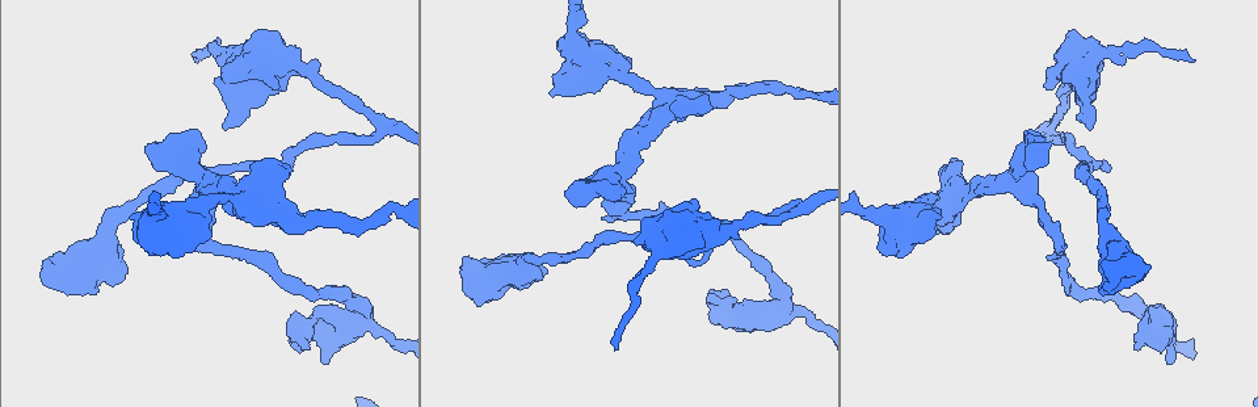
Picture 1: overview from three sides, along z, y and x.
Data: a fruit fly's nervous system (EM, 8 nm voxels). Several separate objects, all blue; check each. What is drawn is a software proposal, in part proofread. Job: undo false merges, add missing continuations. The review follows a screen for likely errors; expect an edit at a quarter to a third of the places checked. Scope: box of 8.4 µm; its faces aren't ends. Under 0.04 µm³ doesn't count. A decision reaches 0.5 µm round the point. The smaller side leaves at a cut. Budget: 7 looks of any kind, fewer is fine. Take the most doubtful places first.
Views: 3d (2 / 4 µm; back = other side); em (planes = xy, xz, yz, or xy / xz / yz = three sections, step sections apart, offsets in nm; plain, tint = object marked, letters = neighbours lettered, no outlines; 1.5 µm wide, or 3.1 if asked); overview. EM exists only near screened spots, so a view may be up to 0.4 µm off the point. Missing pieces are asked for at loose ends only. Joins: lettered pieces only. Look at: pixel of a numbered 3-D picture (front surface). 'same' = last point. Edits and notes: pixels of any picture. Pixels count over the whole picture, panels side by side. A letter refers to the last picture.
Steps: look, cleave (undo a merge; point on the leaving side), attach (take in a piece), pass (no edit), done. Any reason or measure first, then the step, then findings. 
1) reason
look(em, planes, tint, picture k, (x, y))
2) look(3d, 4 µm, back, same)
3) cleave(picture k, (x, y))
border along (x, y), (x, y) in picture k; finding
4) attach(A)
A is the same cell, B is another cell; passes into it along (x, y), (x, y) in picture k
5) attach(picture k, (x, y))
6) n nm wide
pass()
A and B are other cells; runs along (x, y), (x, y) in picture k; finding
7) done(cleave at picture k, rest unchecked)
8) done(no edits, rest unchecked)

an open end
look(em, xy, step 8, plain, picture 1, (1091, 123))

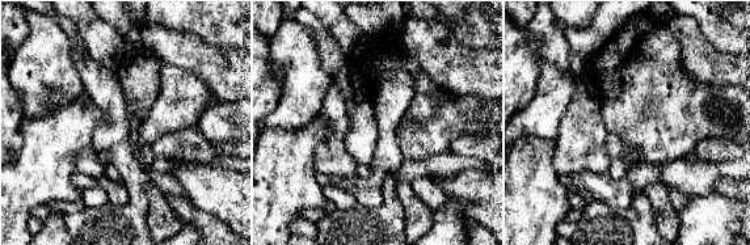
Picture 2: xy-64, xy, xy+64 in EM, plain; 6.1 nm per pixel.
look(em, xy, step 8, letters, same)

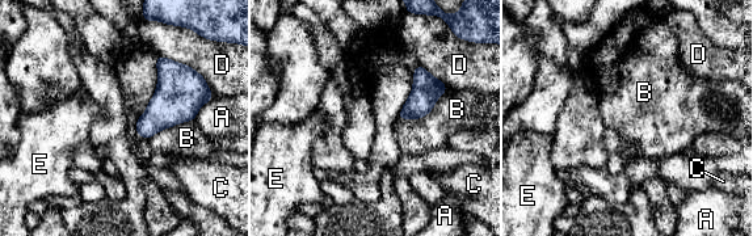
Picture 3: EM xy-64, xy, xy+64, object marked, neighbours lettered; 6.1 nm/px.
160 nm wide
pass()
A, B, C, D and E are other cells; no lettered piece goes on from it

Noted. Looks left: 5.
free end
look(3d, 2 µm, picture 1, (1171, 361))

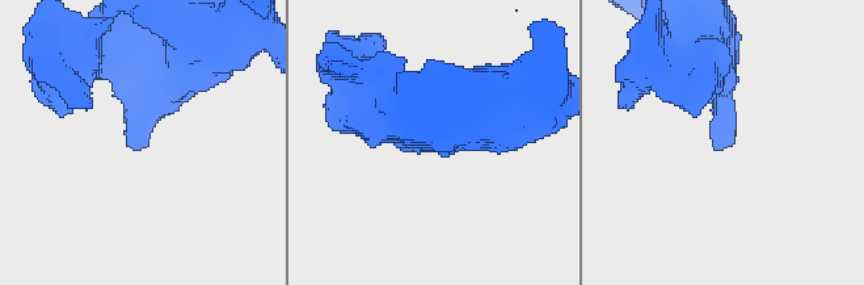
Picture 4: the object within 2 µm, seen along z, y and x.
need the tissue
look(em, planes, letters, picture 4, (142, 145))

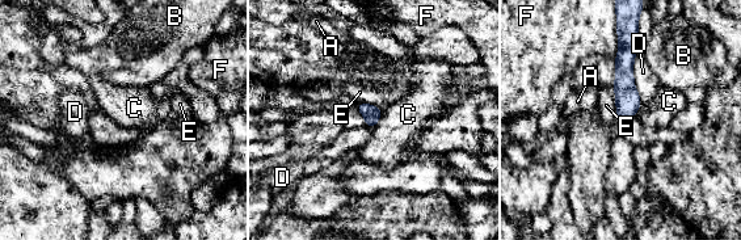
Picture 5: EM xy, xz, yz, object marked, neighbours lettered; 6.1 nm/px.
pass()
A, B, C, D, E and F are other cells; border along (382, 112), (373, 127) in picture 5; no lettered piece goes on from it

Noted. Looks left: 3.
thick turns thin
look(em, planes, tint, picture 1, (294, 223))

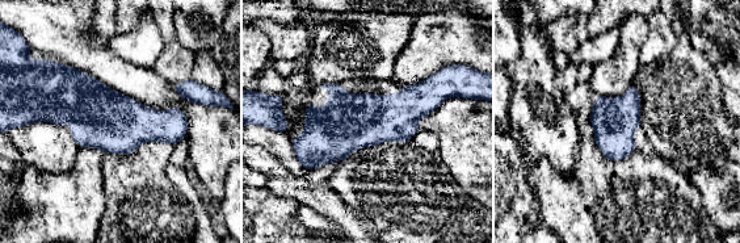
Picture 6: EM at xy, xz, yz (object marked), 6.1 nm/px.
what lies round it
look(em, planes, letters, same)

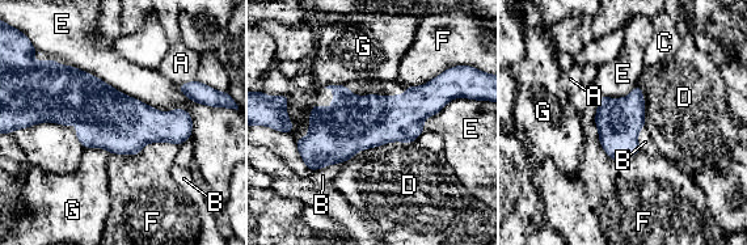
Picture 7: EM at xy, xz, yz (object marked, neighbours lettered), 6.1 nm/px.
E touches over 950 nm
pass()
A, B, C, D, E, F and G are other cells; one neuron here

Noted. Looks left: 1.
done(no edits, rest unchecked)

